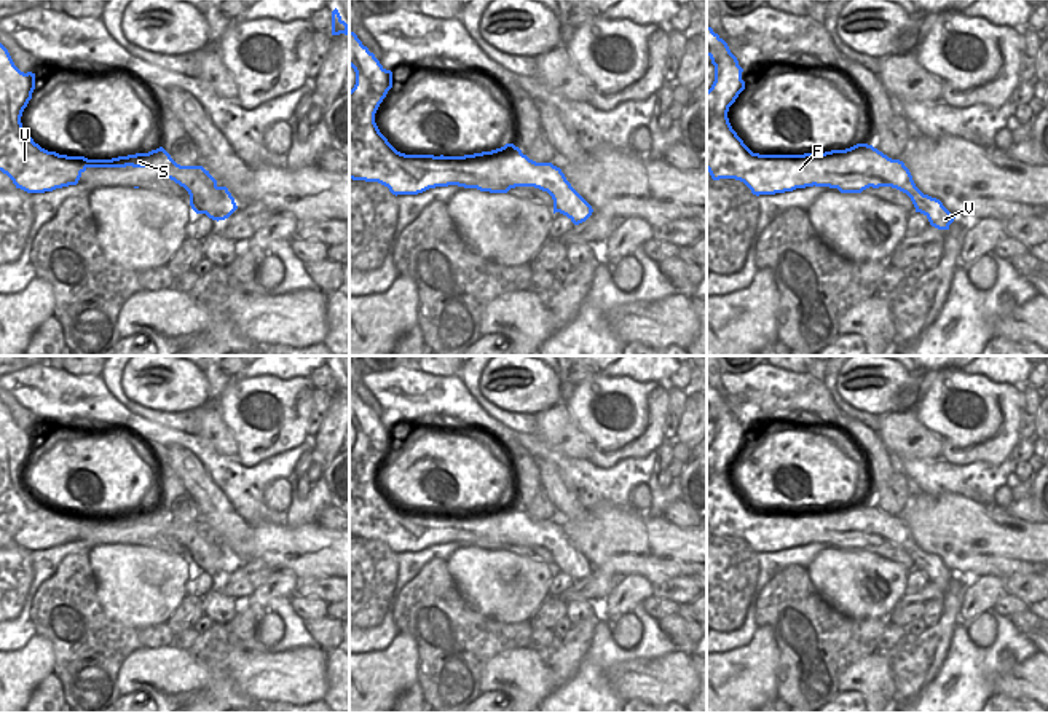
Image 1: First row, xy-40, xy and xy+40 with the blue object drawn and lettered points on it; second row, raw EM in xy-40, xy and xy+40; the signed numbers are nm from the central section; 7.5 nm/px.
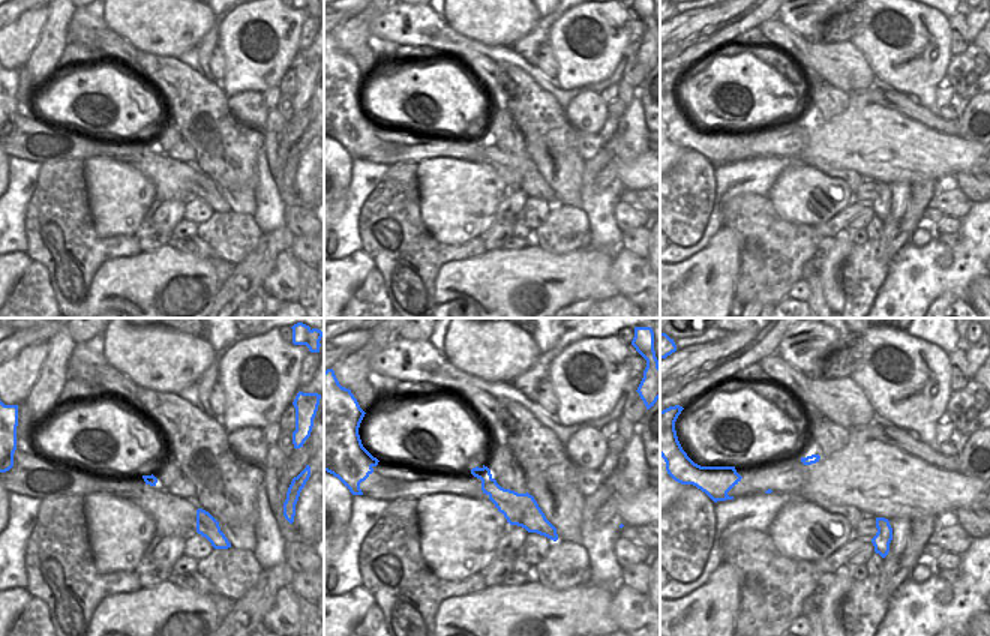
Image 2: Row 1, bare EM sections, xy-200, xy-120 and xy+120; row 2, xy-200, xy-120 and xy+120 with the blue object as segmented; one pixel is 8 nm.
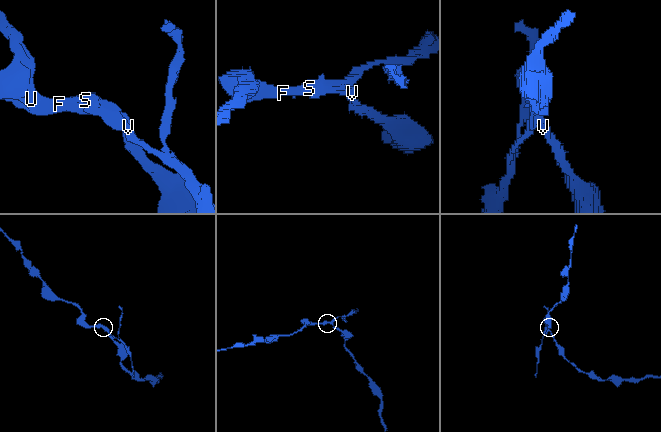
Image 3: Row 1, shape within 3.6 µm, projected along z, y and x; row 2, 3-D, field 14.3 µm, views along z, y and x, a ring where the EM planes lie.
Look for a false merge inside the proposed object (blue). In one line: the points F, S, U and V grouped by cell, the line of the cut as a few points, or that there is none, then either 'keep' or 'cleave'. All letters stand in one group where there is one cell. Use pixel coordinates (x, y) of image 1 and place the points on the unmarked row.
F S U V | no cut | keep

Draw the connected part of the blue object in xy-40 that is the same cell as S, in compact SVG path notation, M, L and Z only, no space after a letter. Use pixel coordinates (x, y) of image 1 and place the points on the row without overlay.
M0 400L0 528L6 531L16 546L27 550L45 550L56 546L77 542L81 531L88 525L148 525L155 526L160 533L164 533L180 544L183 544L190 552L190 563L196 571L206 571L212 577L225 577L236 566L234 555L227 544L219 544L217 538L203 523L180 523L171 512L163 506L152 507L148 510L136 510L128 514L118 514L112 517L88 517L85 514L67 514L56 509L48 509L41 506L33 496L24 488L21 474L32 450L35 447L35 431L21 429L8 407Z

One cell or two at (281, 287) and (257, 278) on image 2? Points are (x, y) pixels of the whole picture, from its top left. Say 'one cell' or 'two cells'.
two cells

